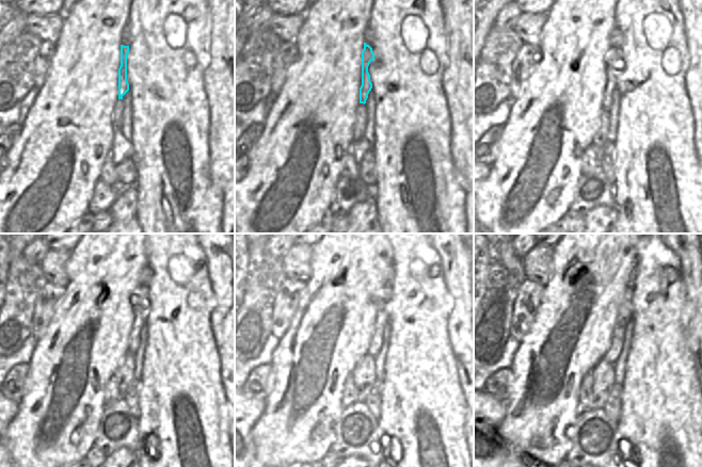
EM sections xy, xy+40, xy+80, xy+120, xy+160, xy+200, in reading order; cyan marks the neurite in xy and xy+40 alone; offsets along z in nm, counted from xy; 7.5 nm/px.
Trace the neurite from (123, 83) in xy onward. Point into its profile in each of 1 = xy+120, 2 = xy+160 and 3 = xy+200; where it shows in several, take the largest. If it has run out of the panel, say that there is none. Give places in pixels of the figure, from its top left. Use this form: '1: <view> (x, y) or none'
1: xy+120 (139, 300)
2: xy+160 (377, 340)
3: xy+200 (625, 310)

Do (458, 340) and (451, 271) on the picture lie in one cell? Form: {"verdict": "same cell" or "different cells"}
{"verdict": "same cell"}

